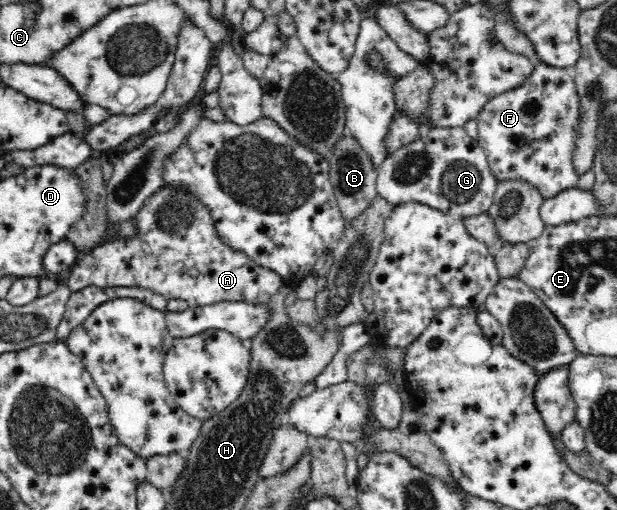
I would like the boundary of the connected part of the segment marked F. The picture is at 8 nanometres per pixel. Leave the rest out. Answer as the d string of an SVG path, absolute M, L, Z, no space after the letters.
M538 62L523 84L497 94L485 102L475 120L477 121L476 140L485 151L489 167L498 181L511 178L526 180L530 184L536 184L544 199L551 198L577 184L579 176L575 175L572 157L577 138L573 126L579 124L579 95L569 69Z

